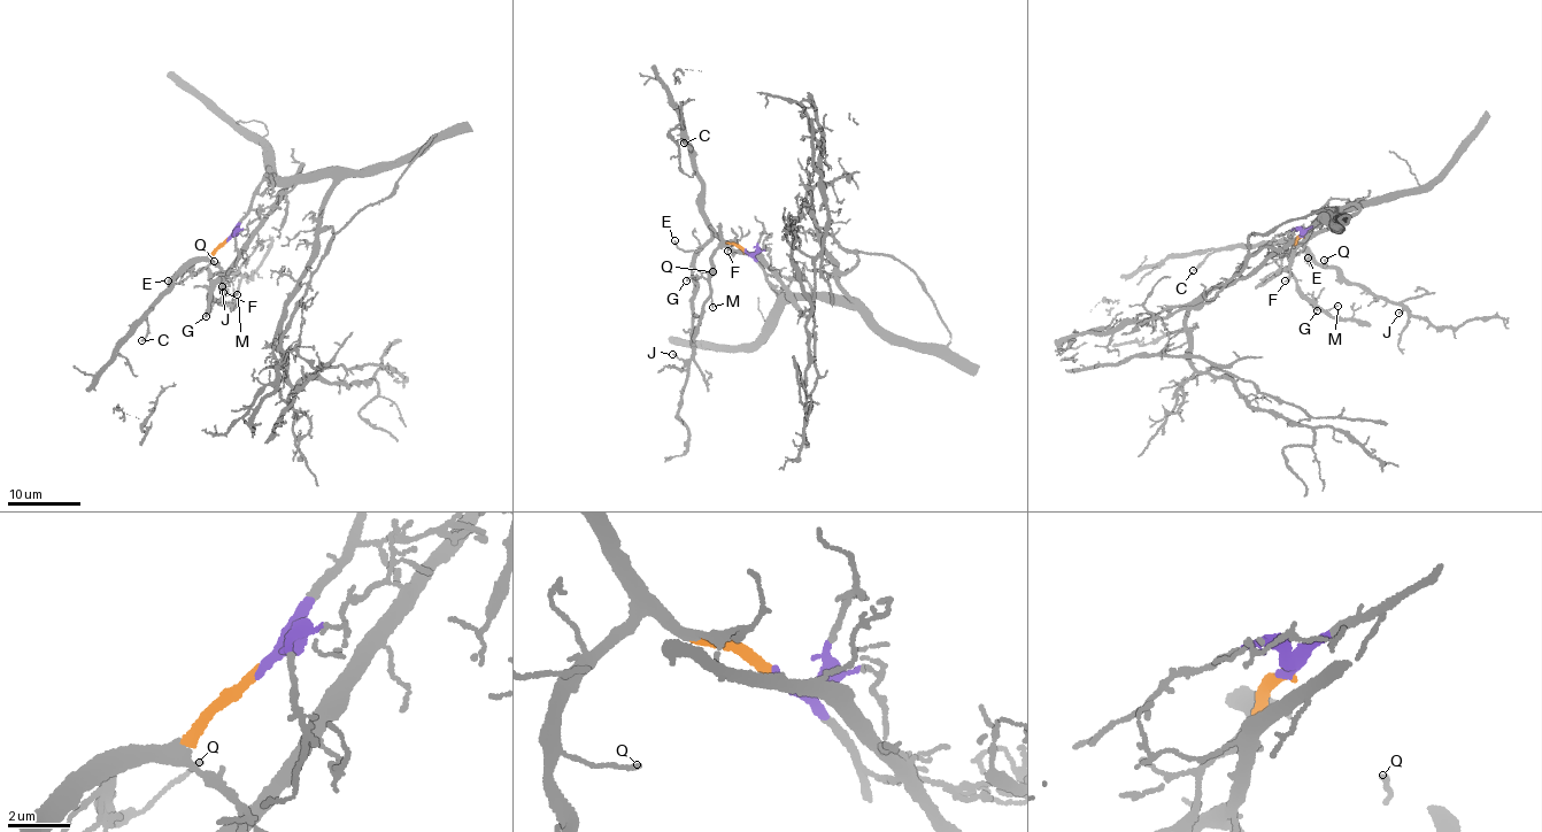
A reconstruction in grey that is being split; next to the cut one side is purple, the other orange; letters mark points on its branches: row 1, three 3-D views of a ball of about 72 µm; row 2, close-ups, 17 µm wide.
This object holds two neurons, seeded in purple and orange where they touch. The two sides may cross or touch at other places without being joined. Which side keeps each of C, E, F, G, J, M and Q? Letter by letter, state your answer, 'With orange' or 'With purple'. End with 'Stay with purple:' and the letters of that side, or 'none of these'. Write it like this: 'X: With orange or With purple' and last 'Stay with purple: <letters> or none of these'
C: With orange
E: With orange
F: With purple
G: With purple
J: With orange
M: With purple
Q: With orange
Stay with purple: F, G, M

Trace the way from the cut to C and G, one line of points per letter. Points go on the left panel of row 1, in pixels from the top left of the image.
C: (226, 240), (207, 259), (198, 260), (161, 293), (146, 318), (148, 328), (141, 341)
G: (228, 240), (236, 231), (238, 251), (247, 257), (213, 286), (211, 294), (221, 300), (206, 316)

